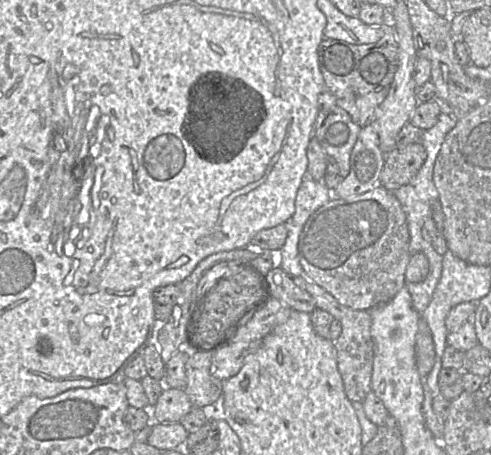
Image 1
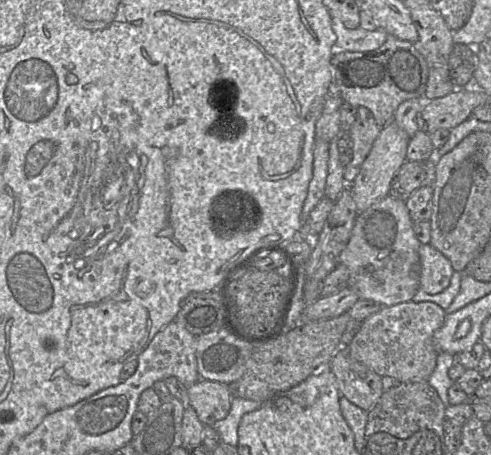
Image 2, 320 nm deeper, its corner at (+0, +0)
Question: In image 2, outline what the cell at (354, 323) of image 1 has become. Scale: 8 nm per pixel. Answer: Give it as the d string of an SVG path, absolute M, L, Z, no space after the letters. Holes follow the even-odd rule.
M408 301L383 307L361 321L358 332L346 349L354 360L382 377L391 377L396 382L426 381L437 365L439 351L434 344L434 335L443 324L446 315L445 309L431 301Z

